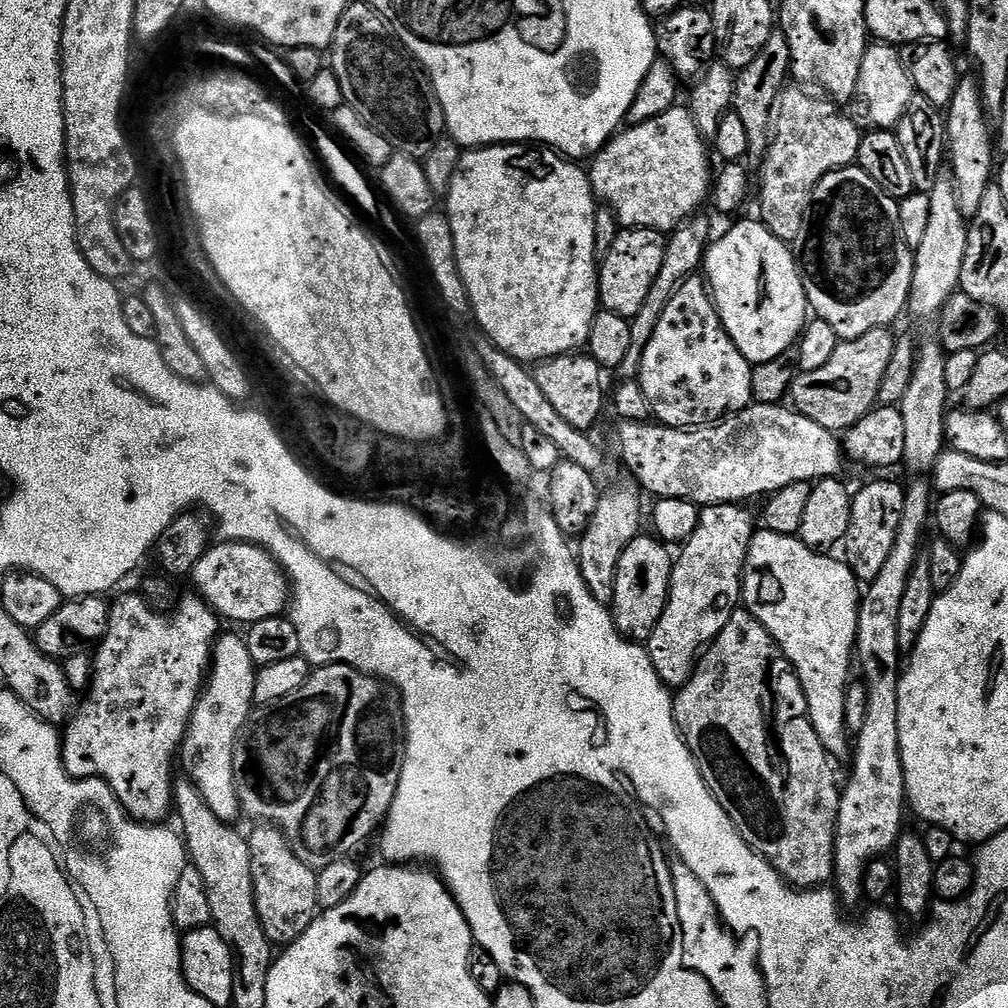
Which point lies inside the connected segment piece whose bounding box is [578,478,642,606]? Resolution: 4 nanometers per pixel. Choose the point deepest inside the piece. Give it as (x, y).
(616, 523)

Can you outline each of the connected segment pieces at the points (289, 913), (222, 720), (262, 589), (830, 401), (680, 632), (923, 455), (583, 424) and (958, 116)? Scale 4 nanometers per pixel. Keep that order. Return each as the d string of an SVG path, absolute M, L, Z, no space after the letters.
M256 826L252 833L247 833L246 839L250 850L250 874L254 878L254 906L258 910L262 930L274 946L290 945L316 921L320 908L316 885L317 869L306 866L306 862L298 858L279 828Z
M225 631L217 636L212 649L212 667L192 711L188 733L178 753L179 763L184 763L187 779L196 785L206 806L215 817L229 822L241 819L240 799L234 786L234 746L242 726L254 710L254 682L258 671L250 658L247 639L243 635Z
M241 540L216 542L208 547L192 568L190 583L196 587L195 595L205 600L215 615L243 626L262 622L262 618L281 615L290 604L290 581L279 562L264 548L259 548L257 544L243 544Z
M879 328L870 330L870 334L862 334L862 338L843 341L826 366L800 372L792 381L791 407L801 416L818 422L818 425L835 434L853 428L877 403L882 374L886 374L886 366L890 366L890 354L896 345L890 333L888 328Z
M739 503L701 507L694 531L675 557L666 610L646 641L650 662L669 690L679 690L705 648L730 622L742 600L742 577L754 535L752 516Z
M939 343L919 345L916 352L916 363L912 365L912 381L906 386L904 396L899 402L902 414L902 426L906 430L906 450L903 467L912 472L931 473L936 459L946 448L944 438L944 417L949 411L950 393L946 386L946 353Z
M577 350L567 352L565 356L555 356L549 360L539 361L535 368L534 387L542 390L542 394L546 394L547 400L554 405L554 410L558 410L559 416L566 422L570 422L570 426L574 426L574 430L591 433L592 427L599 422L604 408L606 412L605 373L602 371L600 363L593 356Z
M961 79L954 90L954 98L946 109L946 160L952 164L950 179L956 186L956 198L960 215L971 218L978 214L978 206L982 206L982 194L994 180L994 164L992 168L992 148L994 152L994 136L988 133L990 121L984 114L980 85L975 79Z

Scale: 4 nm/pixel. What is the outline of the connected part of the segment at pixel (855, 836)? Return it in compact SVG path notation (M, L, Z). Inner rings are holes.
M925 484L907 485L894 550L890 550L890 558L886 558L882 574L870 581L860 598L854 664L858 672L860 668L858 676L868 692L868 701L865 721L854 736L852 773L848 776L848 785L843 785L836 815L834 891L845 909L865 899L864 871L869 860L879 860L891 853L905 827L904 771L898 742L898 682L902 671L902 650L898 646L898 609L902 594L906 592L906 578L910 576L910 570L922 550L920 535L924 527L930 524L930 488Z

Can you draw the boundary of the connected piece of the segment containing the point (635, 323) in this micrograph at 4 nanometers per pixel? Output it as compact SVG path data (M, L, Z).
M697 214L688 217L675 232L667 237L662 270L658 270L658 278L654 278L654 286L650 286L650 294L646 294L646 302L642 302L642 310L638 310L638 314L630 320L630 347L626 349L626 358L618 369L621 381L636 380L639 377L642 354L646 354L646 346L654 335L654 326L658 326L658 318L662 318L662 310L666 310L666 302L674 298L674 294L690 277L697 275L713 236L711 222L704 217L704 214Z

